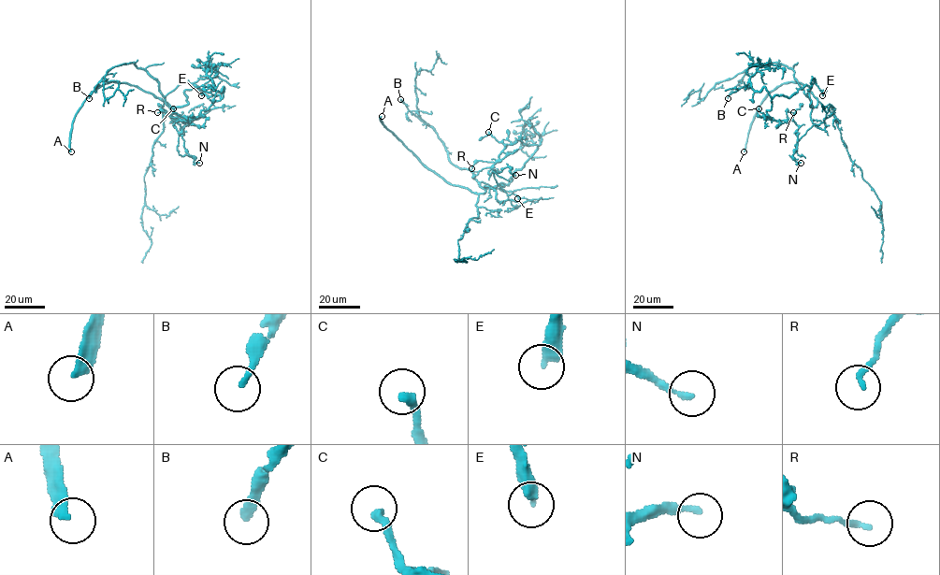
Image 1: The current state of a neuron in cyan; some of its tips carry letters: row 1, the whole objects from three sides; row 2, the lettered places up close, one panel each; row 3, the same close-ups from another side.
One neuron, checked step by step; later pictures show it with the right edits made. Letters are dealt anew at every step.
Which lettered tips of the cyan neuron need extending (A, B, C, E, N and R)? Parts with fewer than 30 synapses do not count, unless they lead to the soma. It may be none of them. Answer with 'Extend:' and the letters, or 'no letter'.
Extend: A, B, C

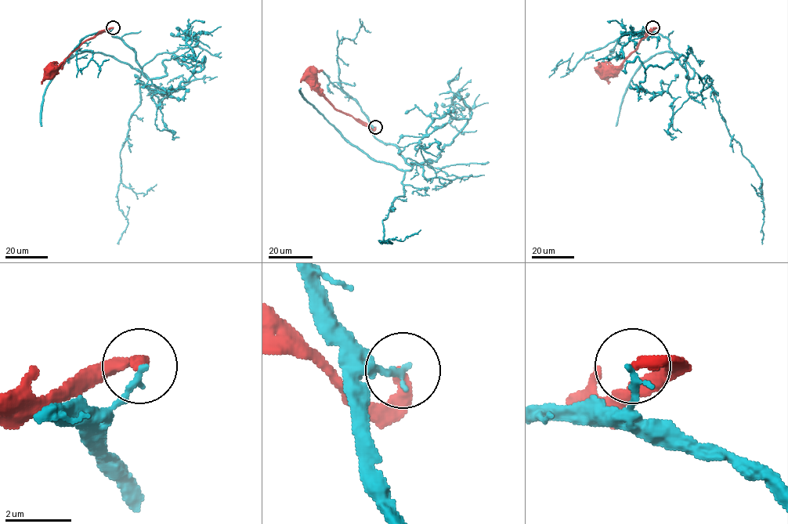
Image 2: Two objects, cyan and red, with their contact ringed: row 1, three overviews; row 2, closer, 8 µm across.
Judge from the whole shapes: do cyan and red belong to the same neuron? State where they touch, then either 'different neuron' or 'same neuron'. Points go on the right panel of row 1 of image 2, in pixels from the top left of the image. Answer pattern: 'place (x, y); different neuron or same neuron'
place (652, 27); different neuron

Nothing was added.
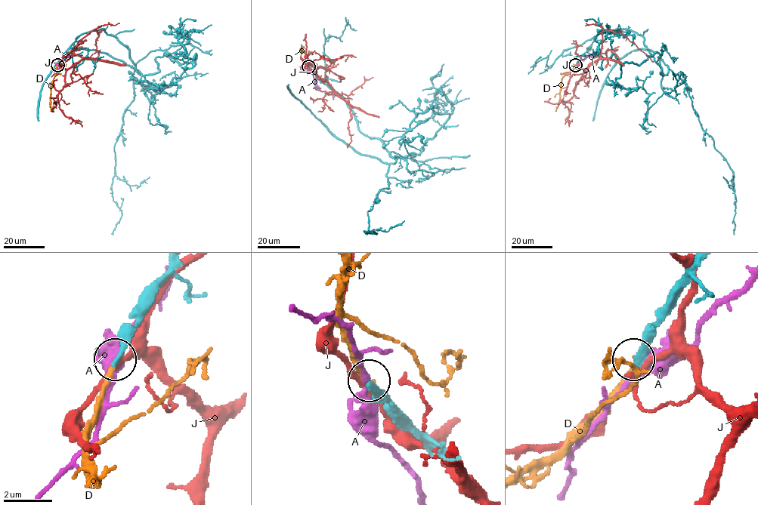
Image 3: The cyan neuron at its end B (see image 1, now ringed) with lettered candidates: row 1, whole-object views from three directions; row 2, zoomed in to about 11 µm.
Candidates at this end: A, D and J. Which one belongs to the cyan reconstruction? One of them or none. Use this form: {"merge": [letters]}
{"merge": ["D"]}

